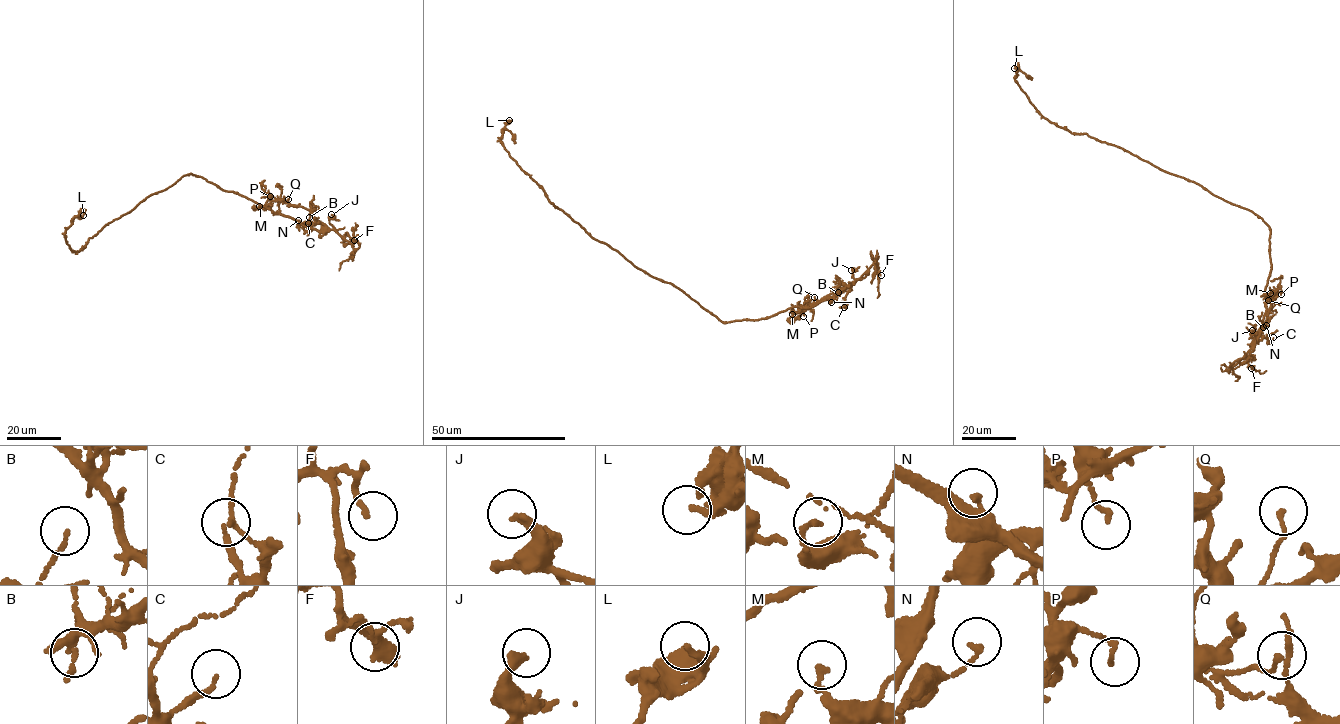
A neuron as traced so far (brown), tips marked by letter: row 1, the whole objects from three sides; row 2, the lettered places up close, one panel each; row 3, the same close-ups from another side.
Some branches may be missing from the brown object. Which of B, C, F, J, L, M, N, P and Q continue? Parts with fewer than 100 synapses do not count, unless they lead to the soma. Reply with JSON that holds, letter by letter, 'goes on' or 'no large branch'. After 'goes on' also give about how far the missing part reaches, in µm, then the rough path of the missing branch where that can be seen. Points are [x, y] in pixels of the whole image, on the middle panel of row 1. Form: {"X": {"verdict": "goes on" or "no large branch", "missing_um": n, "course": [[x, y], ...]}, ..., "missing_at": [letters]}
{"B": {"verdict": "no large branch"}, "C": {"verdict": "no large branch"}, "F": {"verdict": "no large branch"}, "J": {"verdict": "no large branch"}, "L": {"verdict": "no large branch"}, "M": {"verdict": "no large branch"}, "N": {"verdict": "no large branch"}, "P": {"verdict": "no large branch"}, "Q": {"verdict": "no large branch"}, "missing_at": []}

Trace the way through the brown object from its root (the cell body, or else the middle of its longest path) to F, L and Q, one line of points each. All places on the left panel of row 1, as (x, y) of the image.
F: (169, 186), (184, 175), (202, 177), (308, 227), (334, 230), (354, 253), (354, 240)
L: (169, 186), (106, 225), (77, 252), (66, 243), (65, 230), (74, 217), (83, 215)
Q: (169, 186), (190, 174), (265, 207), (271, 201), (288, 199)

